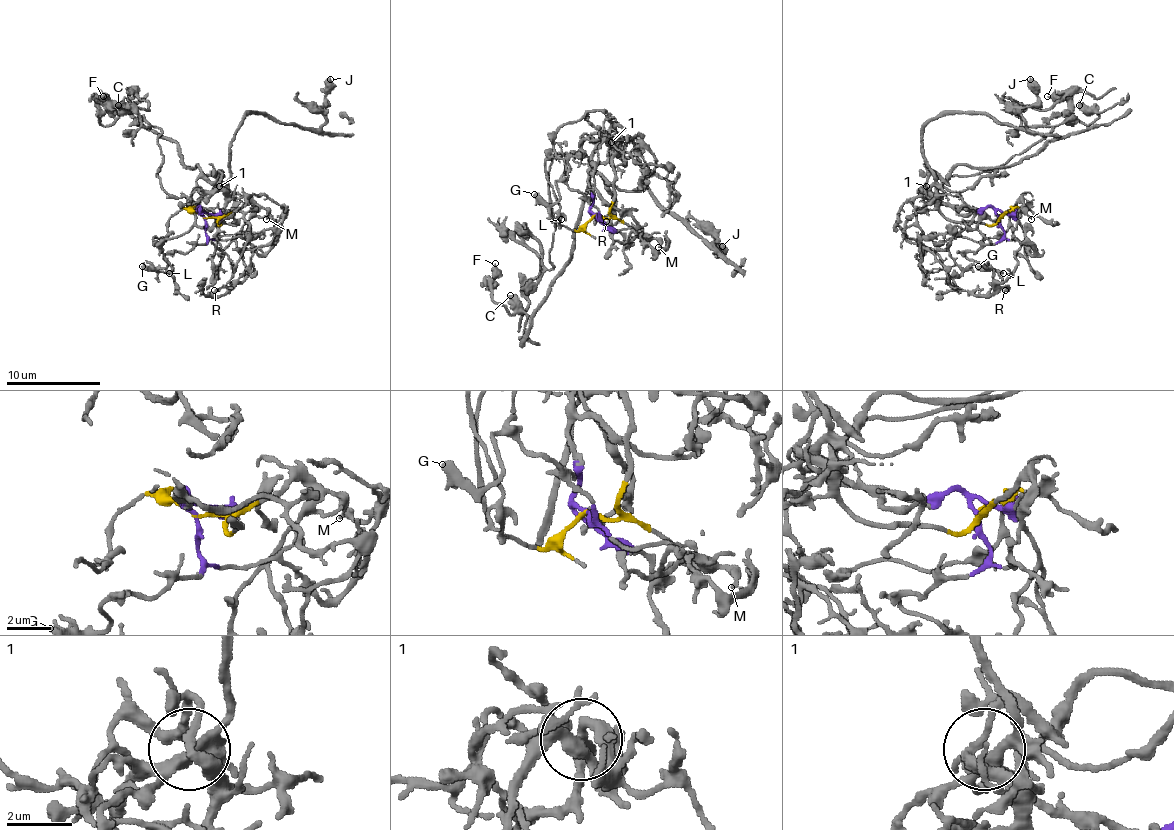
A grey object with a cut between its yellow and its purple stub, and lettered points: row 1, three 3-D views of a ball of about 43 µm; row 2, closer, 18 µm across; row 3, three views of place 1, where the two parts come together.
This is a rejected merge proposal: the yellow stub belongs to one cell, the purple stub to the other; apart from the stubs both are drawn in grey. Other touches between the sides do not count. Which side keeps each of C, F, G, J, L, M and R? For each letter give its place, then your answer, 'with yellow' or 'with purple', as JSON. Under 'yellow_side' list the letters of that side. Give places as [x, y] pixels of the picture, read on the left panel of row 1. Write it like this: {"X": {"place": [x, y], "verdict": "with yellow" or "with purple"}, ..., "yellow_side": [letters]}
{"C": {"place": [118, 105], "verdict": "with yellow"}, "F": {"place": [103, 96], "verdict": "with yellow"}, "G": {"place": [142, 266], "verdict": "with purple"}, "J": {"place": [330, 79], "verdict": "with purple"}, "L": {"place": [169, 273], "verdict": "with purple"}, "M": {"place": [266, 219], "verdict": "with yellow"}, "R": {"place": [214, 290], "verdict": "with yellow"}, "yellow_side": ["C", "F", "M", "R"]}

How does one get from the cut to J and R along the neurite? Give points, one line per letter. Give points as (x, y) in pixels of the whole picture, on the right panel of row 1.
J: (999, 217), (926, 189), (935, 179), (923, 128), (947, 113), (1027, 128), (1029, 78)
R: (999, 217), (1017, 203), (1022, 205), (1024, 238), (1015, 255), (1017, 267), (999, 283), (1008, 288), (1006, 290)

